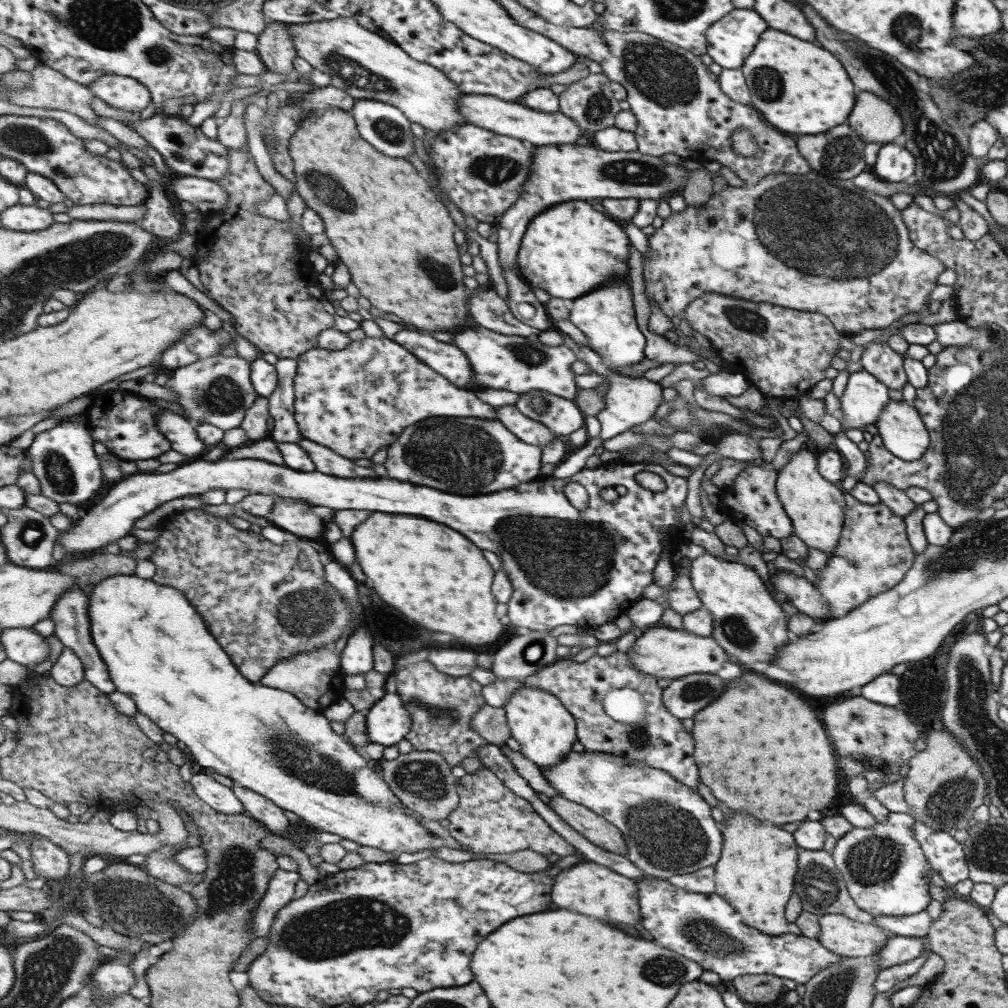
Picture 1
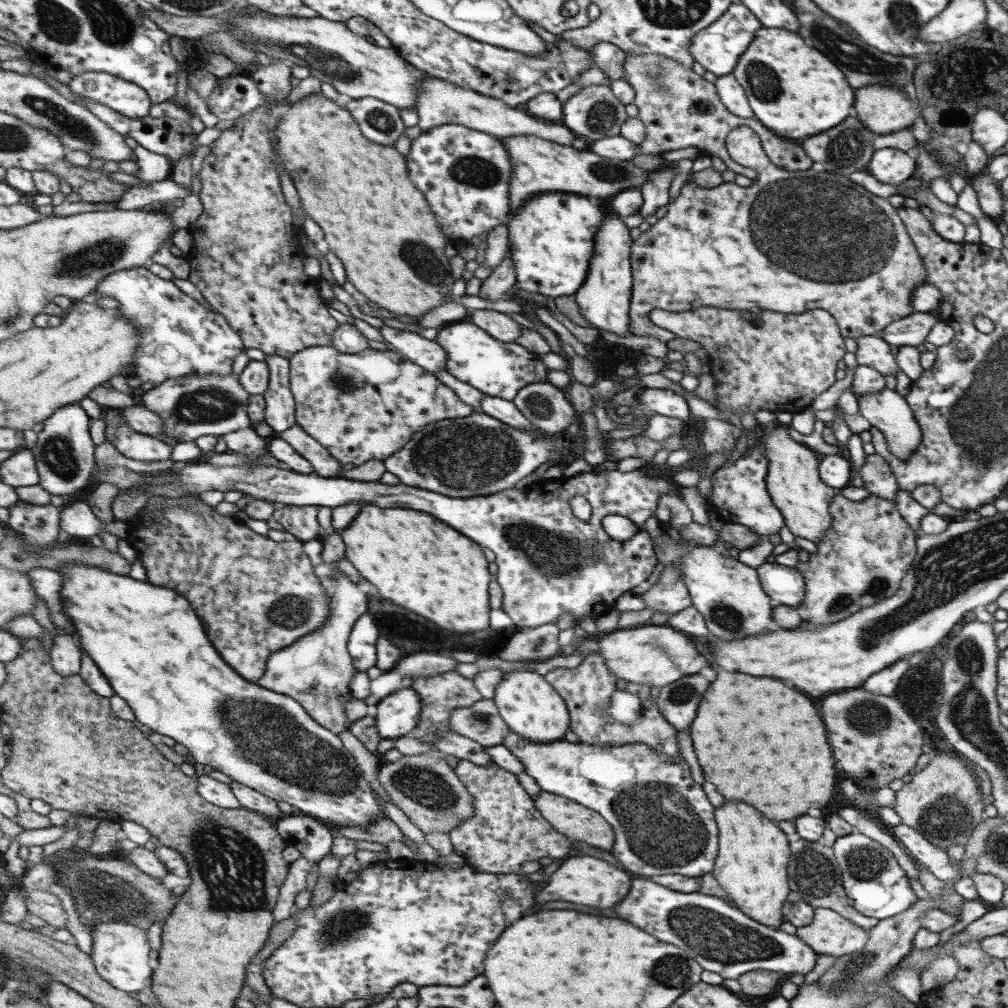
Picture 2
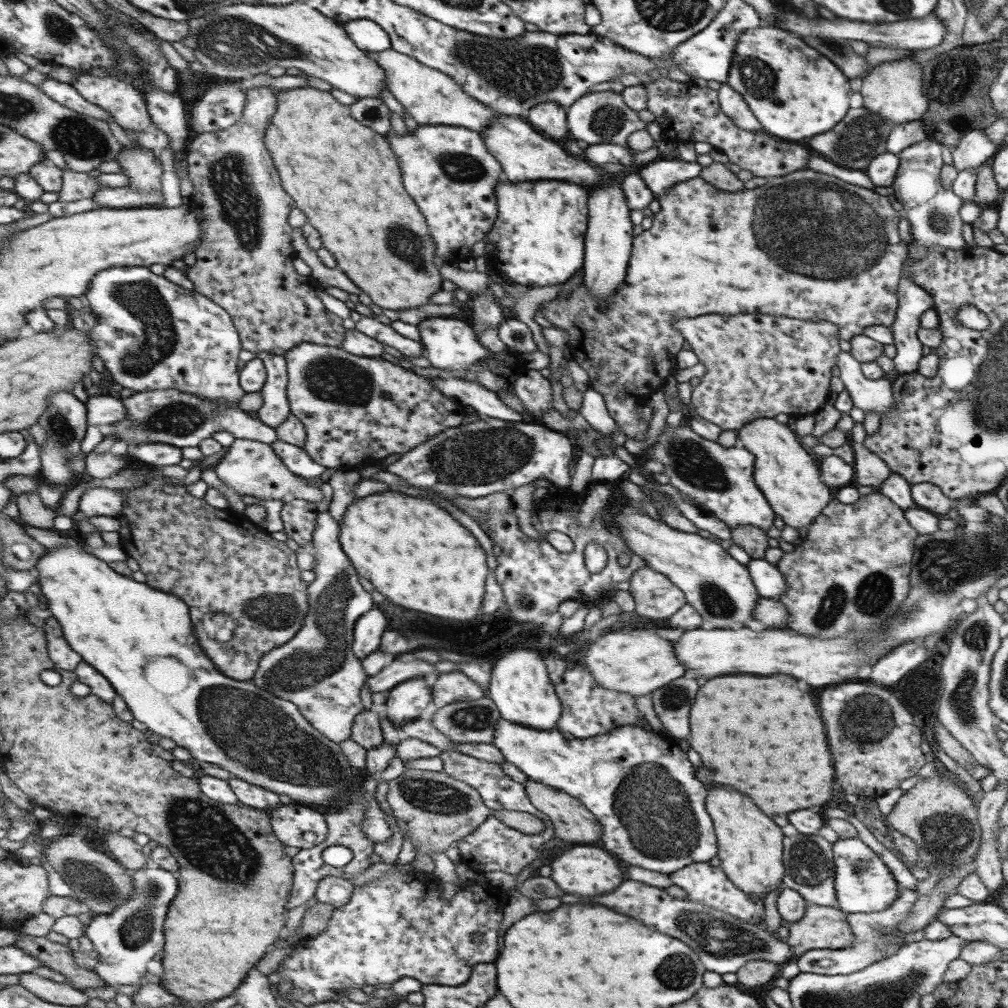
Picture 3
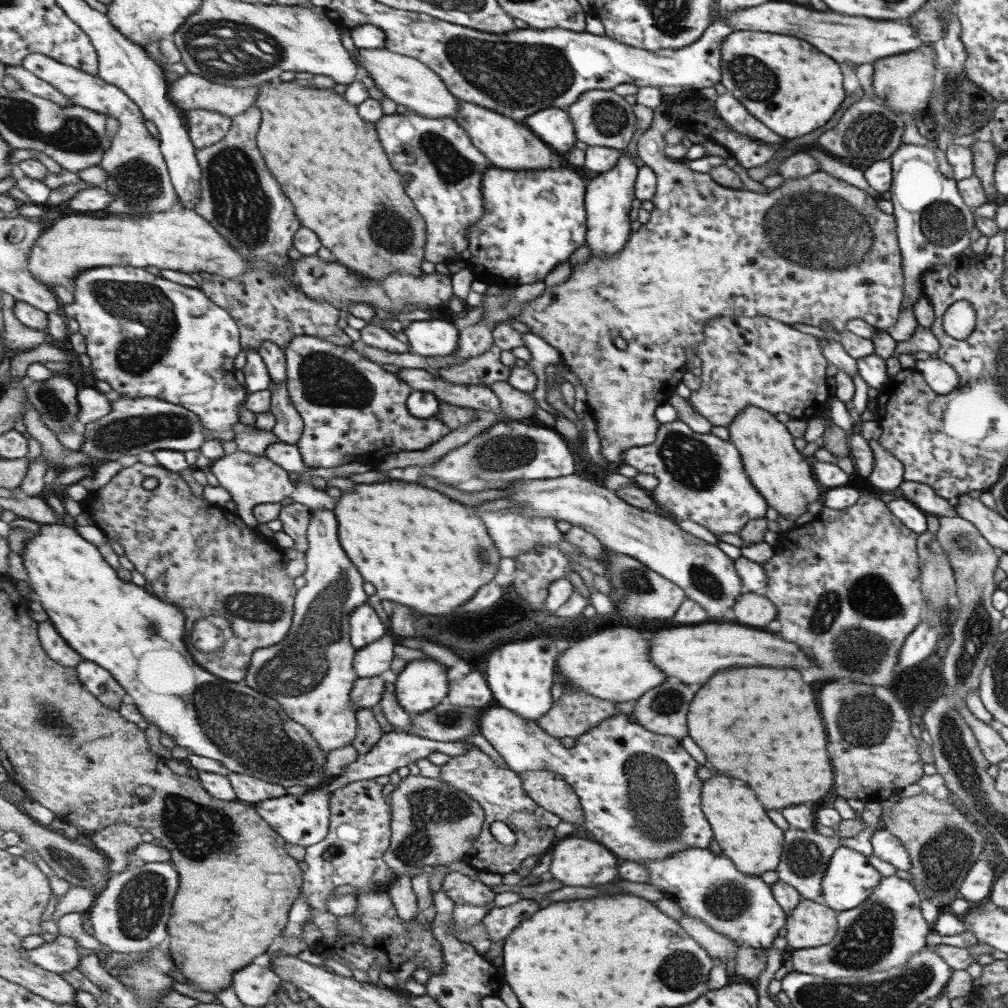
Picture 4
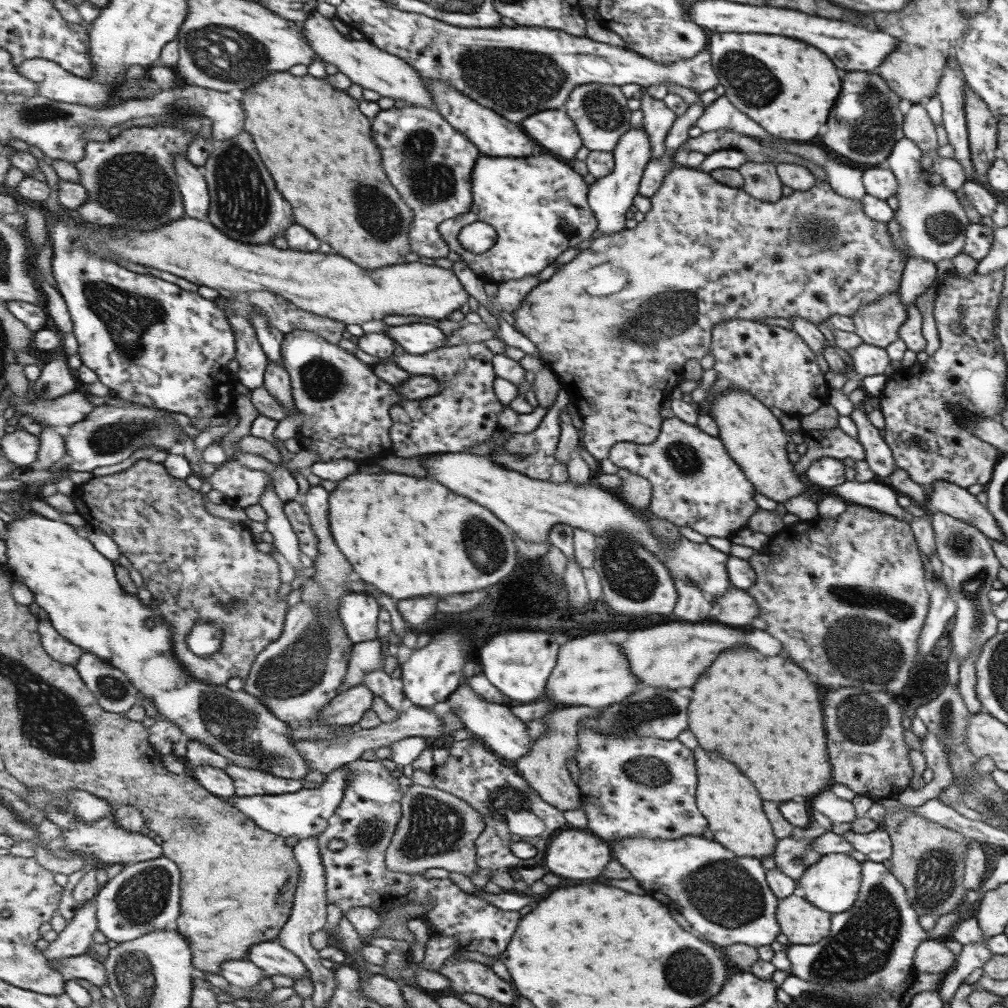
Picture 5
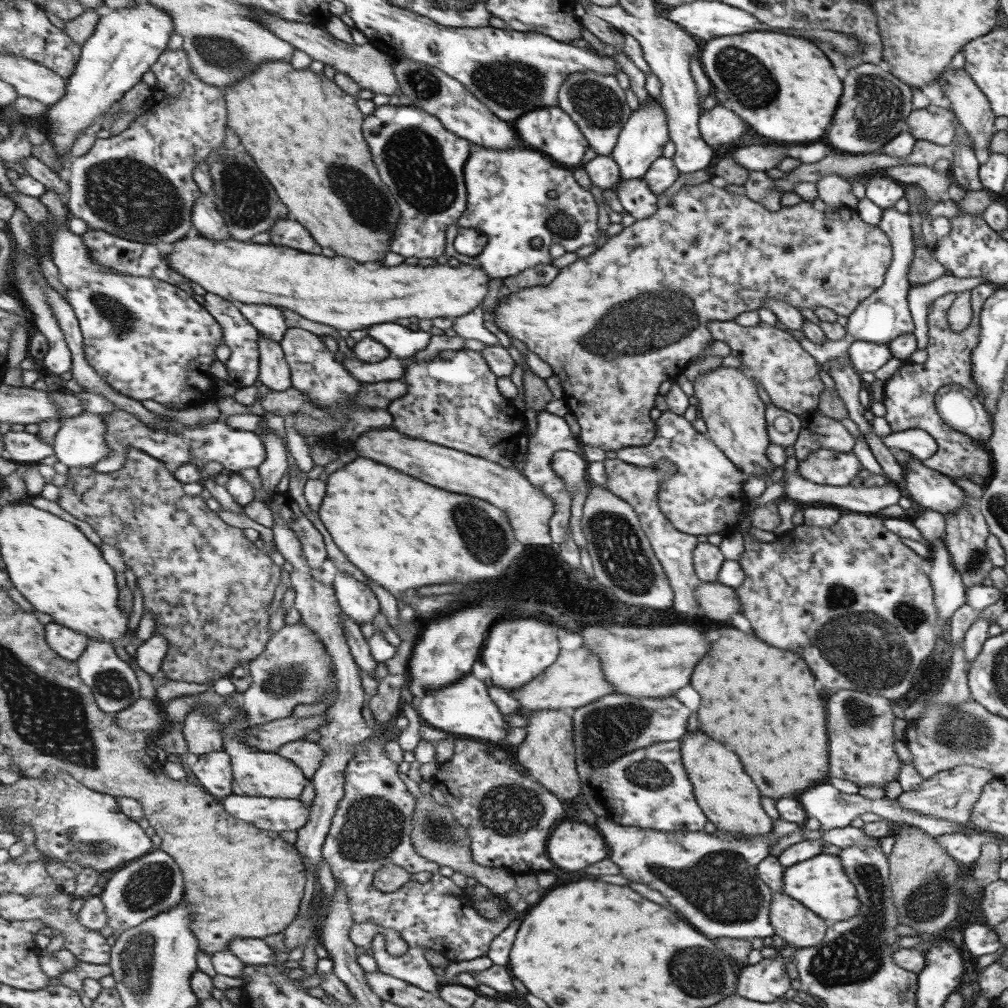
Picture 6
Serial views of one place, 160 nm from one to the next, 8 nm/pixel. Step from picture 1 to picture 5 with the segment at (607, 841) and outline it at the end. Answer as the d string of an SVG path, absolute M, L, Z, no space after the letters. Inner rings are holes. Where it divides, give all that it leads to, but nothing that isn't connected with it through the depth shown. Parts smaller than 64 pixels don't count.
M560 706L545 715L545 723L549 724L549 734L535 740L530 753L525 754L515 763L521 775L529 784L541 794L545 802L559 808L559 810L575 810L582 806L583 795L580 786L573 782L569 772L569 760L576 759L581 739L580 723L586 718L597 718L602 709L589 706Z

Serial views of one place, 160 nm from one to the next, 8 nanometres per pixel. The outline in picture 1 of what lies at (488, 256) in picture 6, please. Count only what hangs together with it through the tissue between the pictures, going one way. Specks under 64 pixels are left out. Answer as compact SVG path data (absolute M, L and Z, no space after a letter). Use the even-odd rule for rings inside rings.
M583 200L545 210L525 234L517 259L519 273L535 289L541 288L567 304L595 288L604 287L605 282L629 281L627 258L631 240L627 240L622 223L607 216Z

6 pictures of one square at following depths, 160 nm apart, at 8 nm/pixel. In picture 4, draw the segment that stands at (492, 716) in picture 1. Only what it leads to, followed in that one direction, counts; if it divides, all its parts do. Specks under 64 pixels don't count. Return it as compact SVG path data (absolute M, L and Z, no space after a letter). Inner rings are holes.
M449 702L435 709L413 714L413 726L408 734L439 742L469 741L473 735L481 734L481 718L485 707L461 706Z

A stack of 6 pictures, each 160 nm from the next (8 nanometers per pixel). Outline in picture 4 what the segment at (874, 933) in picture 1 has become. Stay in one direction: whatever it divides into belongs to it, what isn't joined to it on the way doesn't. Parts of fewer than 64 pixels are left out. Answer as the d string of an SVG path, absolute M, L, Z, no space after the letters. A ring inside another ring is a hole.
M801 897L784 922L787 949L827 945L837 930L836 913L821 902Z

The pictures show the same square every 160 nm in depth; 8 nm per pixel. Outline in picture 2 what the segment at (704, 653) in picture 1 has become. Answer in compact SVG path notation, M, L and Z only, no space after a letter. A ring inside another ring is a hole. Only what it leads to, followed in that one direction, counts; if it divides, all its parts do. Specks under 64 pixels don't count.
M665 624L645 625L645 628L637 626L634 629L608 632L598 644L600 645L599 654L605 656L605 663L617 678L651 687L655 686L655 688L675 682L681 676L695 674L705 666L705 658L697 654L691 642L683 634L675 632L673 628L665 628Z

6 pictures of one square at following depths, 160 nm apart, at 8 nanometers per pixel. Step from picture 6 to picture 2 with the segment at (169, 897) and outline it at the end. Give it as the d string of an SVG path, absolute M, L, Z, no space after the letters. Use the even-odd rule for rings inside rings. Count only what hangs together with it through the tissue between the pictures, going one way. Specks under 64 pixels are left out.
M127 921L90 924L92 935L92 959L98 973L115 988L125 992L140 992L147 986L147 980L153 978L155 964L149 958L153 952L147 929L131 925Z

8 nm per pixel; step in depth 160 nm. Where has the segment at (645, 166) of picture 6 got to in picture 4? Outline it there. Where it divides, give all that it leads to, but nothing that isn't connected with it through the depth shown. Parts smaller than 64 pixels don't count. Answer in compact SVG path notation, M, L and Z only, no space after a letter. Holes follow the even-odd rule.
M623 151L619 164L608 172L591 180L587 188L586 207L588 210L587 244L591 252L608 257L623 252L632 237L631 210L636 198L636 183L640 168L633 160L631 152Z

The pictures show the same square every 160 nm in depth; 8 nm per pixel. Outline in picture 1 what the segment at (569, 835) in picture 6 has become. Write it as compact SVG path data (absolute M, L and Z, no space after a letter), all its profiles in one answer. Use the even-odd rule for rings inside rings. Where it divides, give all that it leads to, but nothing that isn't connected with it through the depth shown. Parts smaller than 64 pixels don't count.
M585 860L583 864L565 869L555 877L555 884L551 890L551 901L560 908L571 908L587 916L595 916L599 920L611 924L641 924L641 910L639 910L640 887L639 881L601 864Z

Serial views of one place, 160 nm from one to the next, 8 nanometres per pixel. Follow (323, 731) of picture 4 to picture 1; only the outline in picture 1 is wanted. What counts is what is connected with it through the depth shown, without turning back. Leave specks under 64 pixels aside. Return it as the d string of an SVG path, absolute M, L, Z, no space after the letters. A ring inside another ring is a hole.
M333 643L321 650L282 660L260 680L265 686L286 690L297 695L307 706L324 712L344 696L346 672L341 668L341 643Z

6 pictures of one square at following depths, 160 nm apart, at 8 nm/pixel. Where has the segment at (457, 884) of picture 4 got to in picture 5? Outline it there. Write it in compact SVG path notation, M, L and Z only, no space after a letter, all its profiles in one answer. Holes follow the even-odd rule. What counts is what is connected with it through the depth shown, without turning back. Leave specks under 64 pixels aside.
M356 760L348 764L349 778L344 788L344 800L329 819L328 828L319 836L319 848L327 874L327 898L329 904L338 904L349 912L360 906L374 908L380 913L395 906L433 902L424 915L431 926L431 936L454 936L460 947L477 950L497 958L509 946L521 914L505 911L485 902L471 893L463 892L449 878L429 880L423 873L417 876L392 875L386 854L393 842L403 816L402 798L408 787L399 784L391 774L389 762ZM338 838L345 842L343 849L329 850L329 842Z

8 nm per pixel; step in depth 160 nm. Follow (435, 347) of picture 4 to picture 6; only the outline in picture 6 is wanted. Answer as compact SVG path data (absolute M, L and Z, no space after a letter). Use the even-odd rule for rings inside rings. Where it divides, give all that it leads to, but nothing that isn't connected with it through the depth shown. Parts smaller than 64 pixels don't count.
M387 322L375 328L371 326L369 336L377 338L377 342L385 344L397 356L409 358L420 350L427 349L434 335L432 332L417 329L414 325L401 326L395 322Z

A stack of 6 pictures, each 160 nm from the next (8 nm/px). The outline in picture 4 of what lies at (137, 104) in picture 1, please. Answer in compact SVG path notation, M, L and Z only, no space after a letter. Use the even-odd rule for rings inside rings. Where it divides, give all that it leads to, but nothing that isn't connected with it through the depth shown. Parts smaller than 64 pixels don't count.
M33 53L25 57L20 64L39 78L56 86L73 105L88 108L114 117L118 120L117 134L112 139L112 145L104 155L101 164L109 173L105 183L114 199L102 213L108 214L157 214L171 210L180 204L180 198L173 185L167 161L161 150L161 142L145 126L145 116L133 99L118 86L109 84L103 78L63 64L44 54Z

